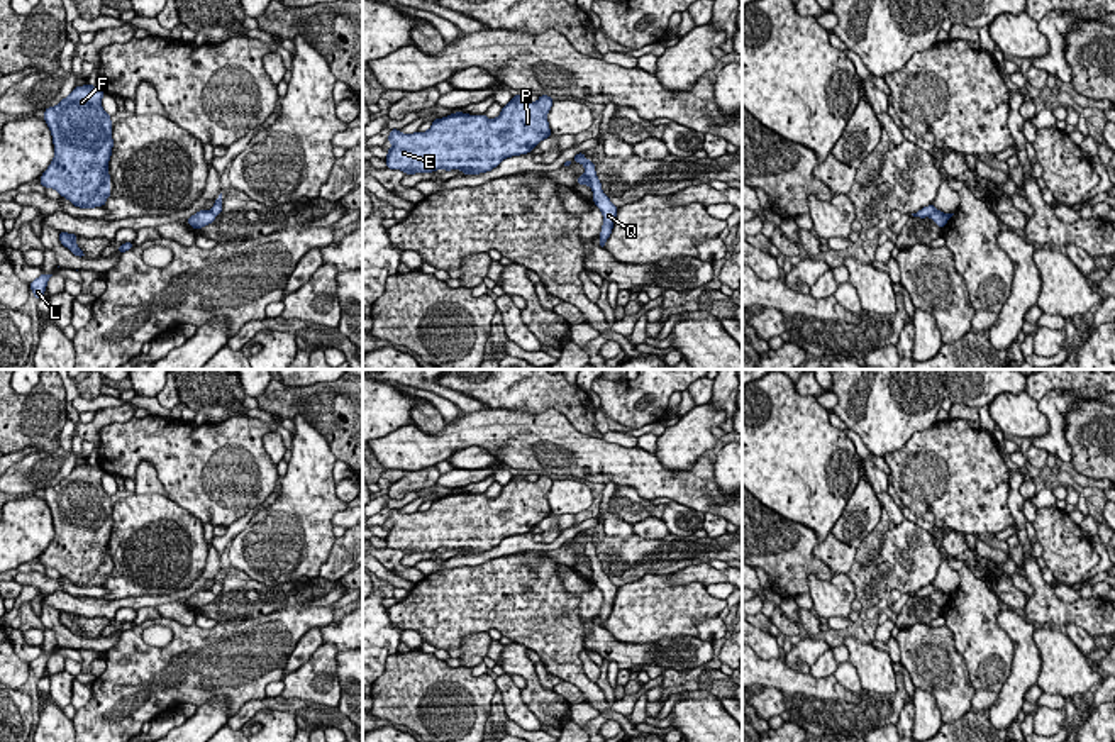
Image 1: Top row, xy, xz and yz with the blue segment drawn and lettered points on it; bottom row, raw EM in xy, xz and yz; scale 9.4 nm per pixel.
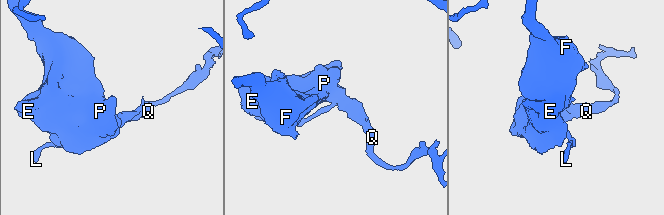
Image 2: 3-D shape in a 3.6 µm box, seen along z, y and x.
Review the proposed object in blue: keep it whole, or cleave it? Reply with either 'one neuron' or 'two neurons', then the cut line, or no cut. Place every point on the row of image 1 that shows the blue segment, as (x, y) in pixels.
two neurons; cut in yz along (929, 215), (941, 214), (948, 219)

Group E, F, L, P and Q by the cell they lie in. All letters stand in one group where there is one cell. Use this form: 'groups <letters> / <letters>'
groups E F P / L Q

